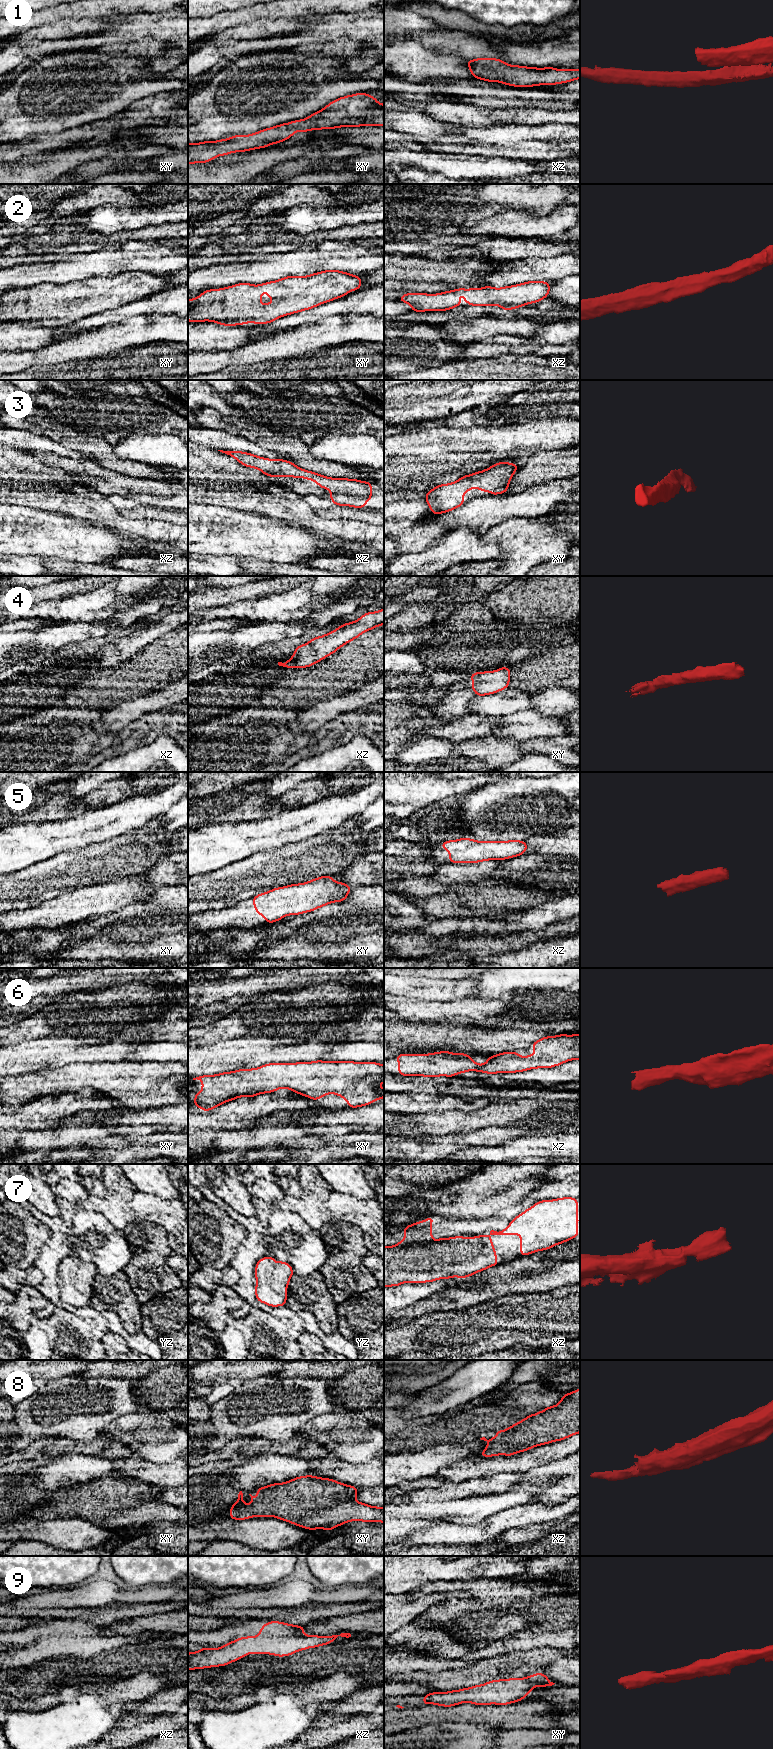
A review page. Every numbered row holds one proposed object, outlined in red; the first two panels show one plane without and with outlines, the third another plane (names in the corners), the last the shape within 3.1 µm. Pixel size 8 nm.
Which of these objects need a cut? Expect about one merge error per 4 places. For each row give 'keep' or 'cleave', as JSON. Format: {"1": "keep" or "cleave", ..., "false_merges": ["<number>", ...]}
{"1": "keep", "2": "keep", "3": "keep", "4": "keep", "5": "keep", "6": "keep", "7": "keep", "8": "keep", "9": "keep", "false_merges": []}

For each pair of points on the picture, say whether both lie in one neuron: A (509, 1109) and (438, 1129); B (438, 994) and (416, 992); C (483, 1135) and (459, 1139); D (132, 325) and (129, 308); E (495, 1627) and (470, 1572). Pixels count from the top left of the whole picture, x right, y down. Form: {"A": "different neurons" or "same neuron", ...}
{"A": "same neuron", "B": "same neuron", "C": "same neuron", "D": "different neurons", "E": "different neurons"}

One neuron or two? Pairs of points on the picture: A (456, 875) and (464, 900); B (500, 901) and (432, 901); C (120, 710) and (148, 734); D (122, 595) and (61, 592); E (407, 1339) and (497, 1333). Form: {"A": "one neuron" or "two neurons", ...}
{"A": "two neurons", "B": "one neuron", "C": "two neurons", "D": "two neurons", "E": "one neuron"}

